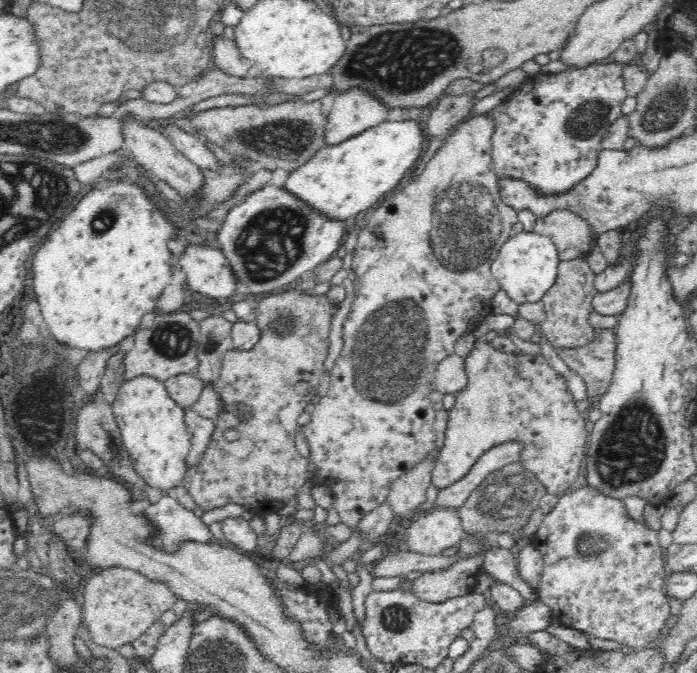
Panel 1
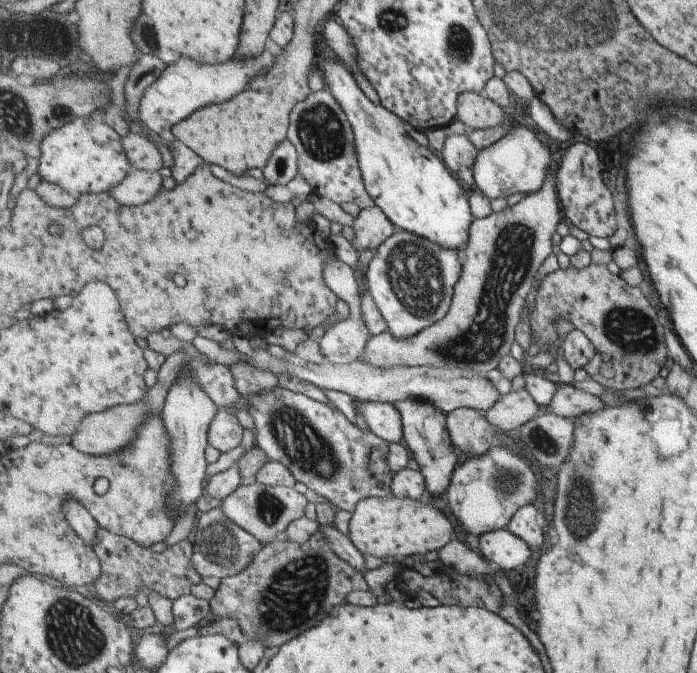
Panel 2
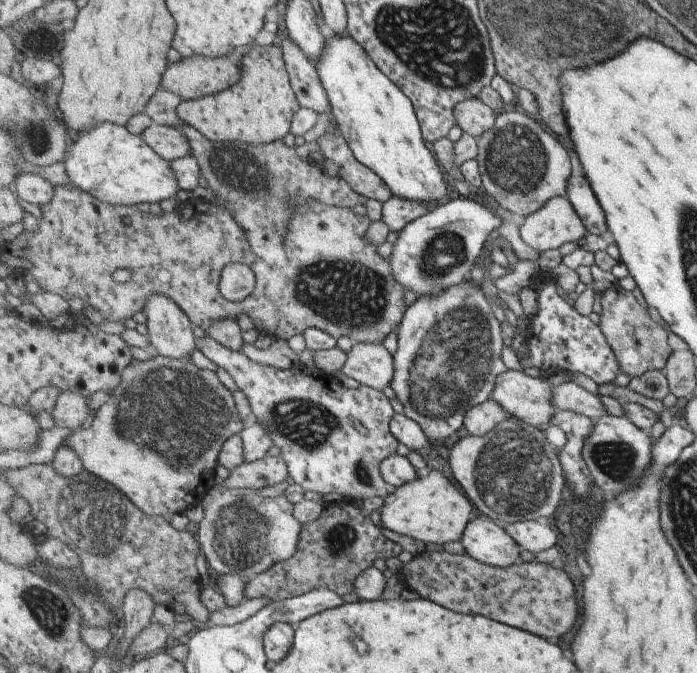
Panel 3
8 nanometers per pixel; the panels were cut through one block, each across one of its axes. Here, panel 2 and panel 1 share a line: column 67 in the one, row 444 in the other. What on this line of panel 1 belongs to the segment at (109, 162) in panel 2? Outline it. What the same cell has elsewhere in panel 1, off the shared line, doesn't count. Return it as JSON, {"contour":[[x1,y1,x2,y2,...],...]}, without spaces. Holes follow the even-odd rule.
{"contour":[[138,374,134,378,125,378,122,383,118,384,118,394,111,405,114,418,121,430,124,446,129,452,129,456,133,458,136,471,140,473,144,483,150,488,173,492,176,487,181,485,181,481,186,475,187,469,184,462,186,462,186,454,190,450,190,435,187,431,184,407,178,405,170,396,164,381,152,374]]}

